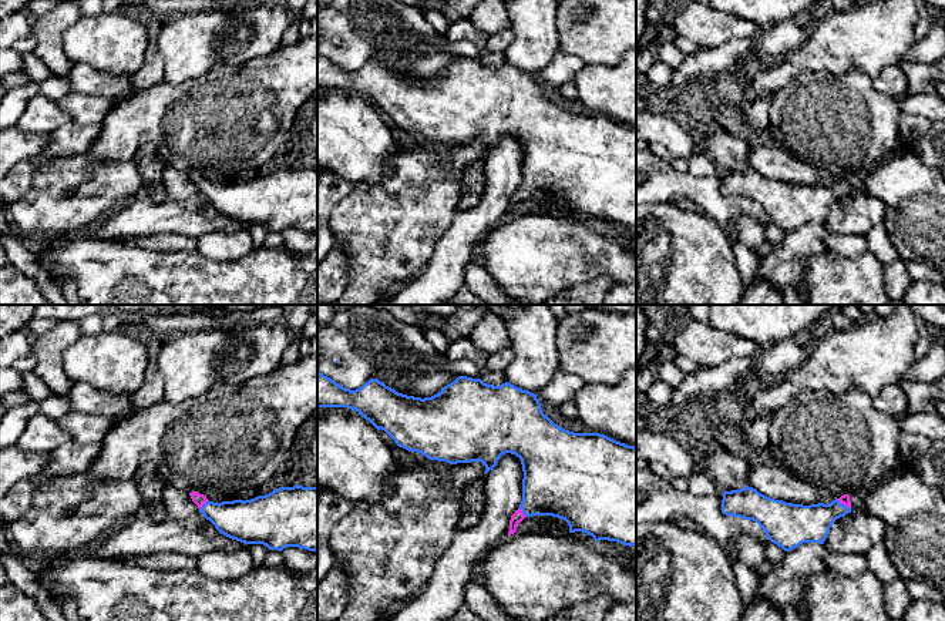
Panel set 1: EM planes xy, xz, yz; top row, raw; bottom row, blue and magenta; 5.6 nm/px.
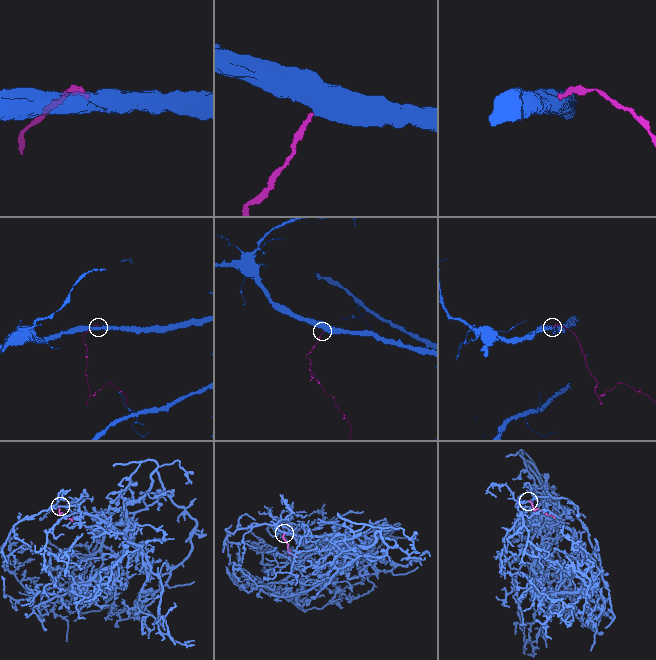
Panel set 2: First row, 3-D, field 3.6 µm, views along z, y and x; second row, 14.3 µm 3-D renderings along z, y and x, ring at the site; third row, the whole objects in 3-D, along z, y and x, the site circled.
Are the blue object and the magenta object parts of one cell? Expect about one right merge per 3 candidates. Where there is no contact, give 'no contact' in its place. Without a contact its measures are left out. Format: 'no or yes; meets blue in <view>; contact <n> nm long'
yes; meets blue in xy; contact 80 nm long

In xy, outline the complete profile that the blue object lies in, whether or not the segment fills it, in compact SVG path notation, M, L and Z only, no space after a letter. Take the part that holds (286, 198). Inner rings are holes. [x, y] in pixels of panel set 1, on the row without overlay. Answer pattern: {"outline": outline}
{"outline": "M279 168L269 175L252 181L233 181L213 184L196 172L189 174L199 194L215 209L236 222L245 225L263 225L269 231L282 232L286 228L299 228L317 232L317 168Z"}

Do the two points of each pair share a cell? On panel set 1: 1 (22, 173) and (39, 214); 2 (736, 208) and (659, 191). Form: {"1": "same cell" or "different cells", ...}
{"1": "different cells", "2": "same cell"}

